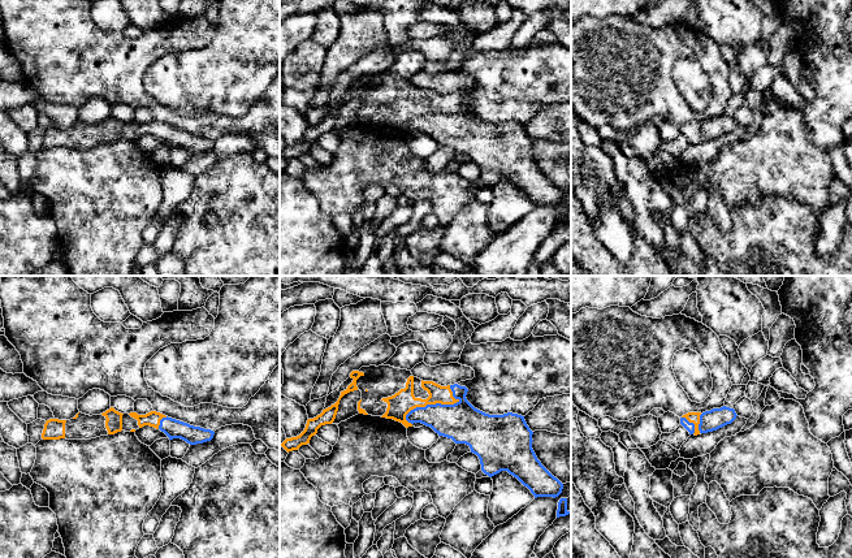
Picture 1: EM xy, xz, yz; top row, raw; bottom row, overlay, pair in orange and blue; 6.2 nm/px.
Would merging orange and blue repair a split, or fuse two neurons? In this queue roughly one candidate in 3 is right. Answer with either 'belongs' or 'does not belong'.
belongs

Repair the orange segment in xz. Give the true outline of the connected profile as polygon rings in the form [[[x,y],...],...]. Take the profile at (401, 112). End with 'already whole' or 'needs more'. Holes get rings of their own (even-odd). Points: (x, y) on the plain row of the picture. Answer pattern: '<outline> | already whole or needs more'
[[[390,74],[362,75],[350,82],[353,91],[341,100],[338,109],[323,118],[320,124],[308,127],[304,139],[291,147],[286,147],[281,155],[289,161],[310,152],[312,144],[321,134],[332,133],[336,127],[341,107],[354,99],[362,100],[358,111],[359,122],[381,125],[402,131],[406,137],[414,131],[431,135],[438,144],[451,147],[455,152],[466,152],[471,161],[480,168],[481,179],[489,186],[507,179],[516,186],[531,202],[537,206],[558,206],[563,193],[554,186],[537,168],[532,157],[533,140],[527,134],[524,125],[507,121],[503,124],[489,124],[475,117],[466,107],[468,98],[458,92],[441,95],[433,90],[423,90],[414,86],[411,79]]] | needs more

